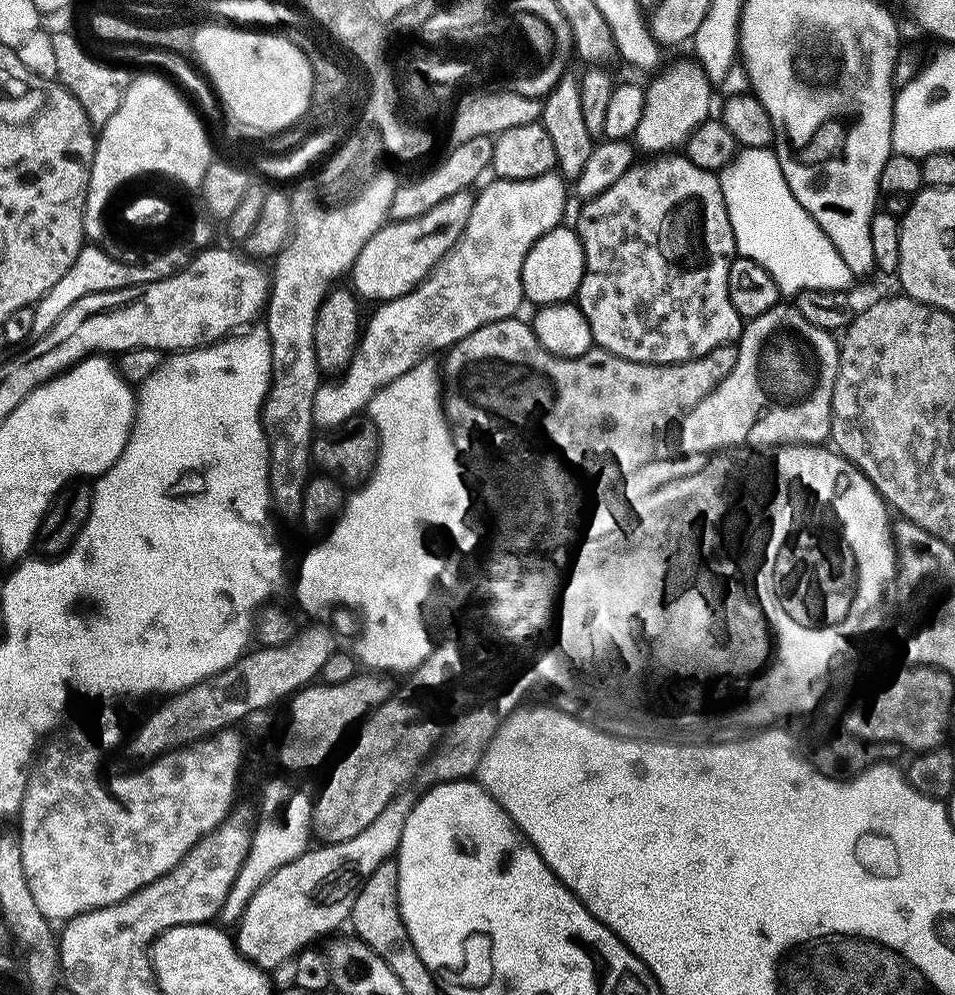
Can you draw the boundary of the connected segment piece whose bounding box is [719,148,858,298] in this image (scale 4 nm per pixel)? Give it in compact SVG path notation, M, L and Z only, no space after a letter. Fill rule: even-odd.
M745 148L737 151L735 160L719 173L722 194L726 198L726 210L730 210L730 226L734 226L736 251L743 259L758 262L774 278L785 297L796 298L801 292L847 292L851 293L852 283L857 283L857 276L842 262L842 254L826 238L822 226L810 218L810 214L794 198L794 190L786 182L786 174L782 174L780 159L775 151L768 148Z

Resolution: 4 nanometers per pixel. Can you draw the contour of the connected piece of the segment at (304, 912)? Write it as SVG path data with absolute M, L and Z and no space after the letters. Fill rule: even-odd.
M401 794L399 796L399 798L397 798L394 802L390 802L390 806L386 806L386 810L382 810L382 814L378 814L378 818L375 820L375 822L372 823L372 825L370 825L370 826L366 826L366 830L362 830L362 834L358 834L358 838L354 838L350 842L338 842L337 844L329 844L327 846L316 846L316 847L320 847L320 848L313 847L311 850L305 852L304 856L302 858L298 858L297 860L295 860L294 862L290 862L286 866L282 866L281 868L275 869L275 871L273 871L271 873L271 875L269 875L272 877L270 877L269 880L266 881L265 884L262 885L261 888L258 889L257 892L253 894L252 901L250 901L249 904L246 905L244 908L244 917L242 917L240 920L240 929L238 929L237 932L234 932L234 939L236 942L237 950L239 952L241 952L242 955L244 955L245 958L247 958L247 960L250 961L252 964L256 964L259 966L259 968L263 968L265 972L272 974L272 973L275 973L275 971L274 971L275 968L280 968L283 966L283 964L291 965L293 963L293 961L295 961L296 957L299 956L300 953L303 952L305 948L315 945L317 942L320 942L320 941L316 941L316 940L322 939L323 936L329 935L328 937L331 937L333 934L336 934L336 933L331 934L331 932L338 931L339 928L343 926L343 924L345 927L345 925L347 925L349 923L349 921L351 921L351 919L352 919L352 911L354 910L354 902L358 902L358 894L362 894L362 886L366 886L366 882L370 882L371 876L373 876L373 874L375 874L378 871L378 866L382 866L383 864L386 863L387 860L393 859L393 857L395 857L397 855L397 853L399 853L400 843L402 842L402 834L406 830L406 822L410 818L410 814L414 810L414 806L416 805L416 802L417 802L417 797L415 795L413 795L413 796L408 796L408 795L409 794Z

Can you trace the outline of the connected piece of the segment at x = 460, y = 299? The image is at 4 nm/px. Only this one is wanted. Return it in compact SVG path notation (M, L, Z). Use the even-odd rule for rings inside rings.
M548 173L542 178L522 182L498 178L488 185L480 196L478 194L472 206L470 222L467 223L463 237L456 244L451 255L410 294L377 307L380 309L369 324L367 321L349 368L339 378L321 383L318 394L314 394L313 412L317 429L337 428L357 419L379 391L390 386L392 382L410 372L428 357L436 356L438 352L445 353L458 342L468 338L470 334L476 333L482 326L517 317L518 310L526 302L525 258L542 237L563 225L569 199L568 184L557 173Z

